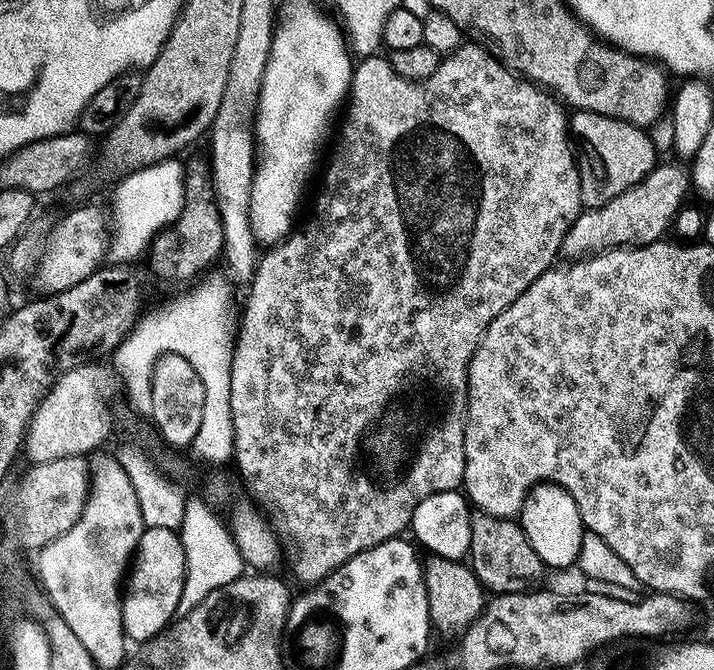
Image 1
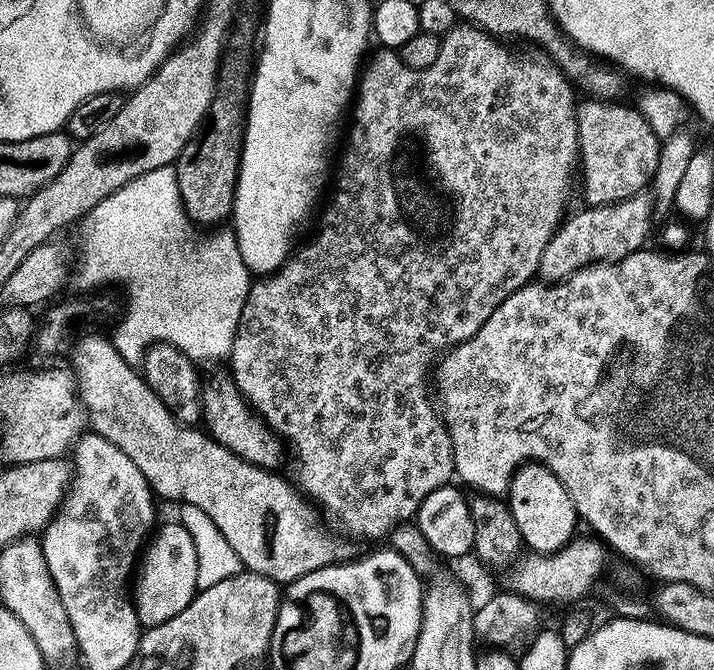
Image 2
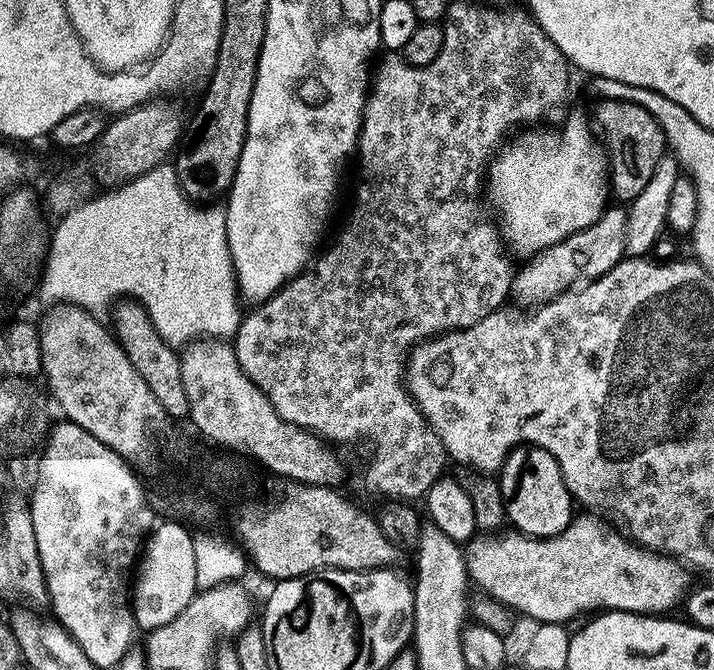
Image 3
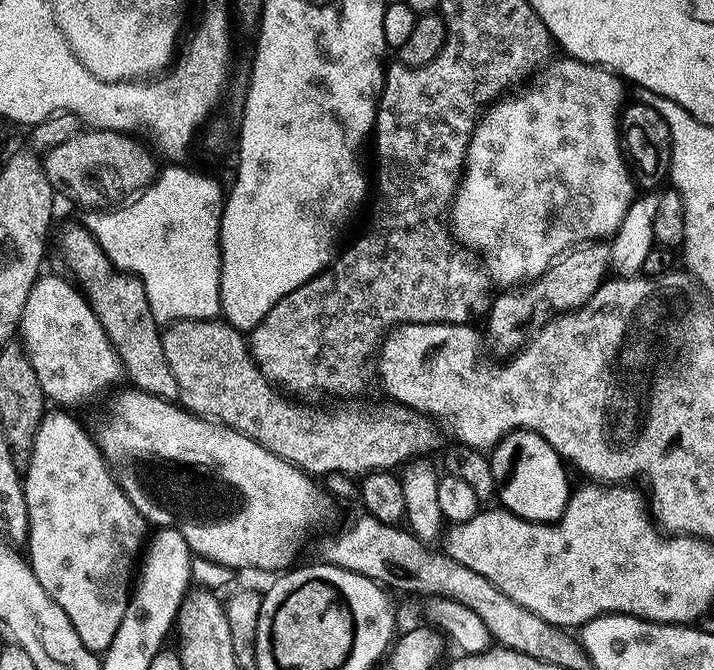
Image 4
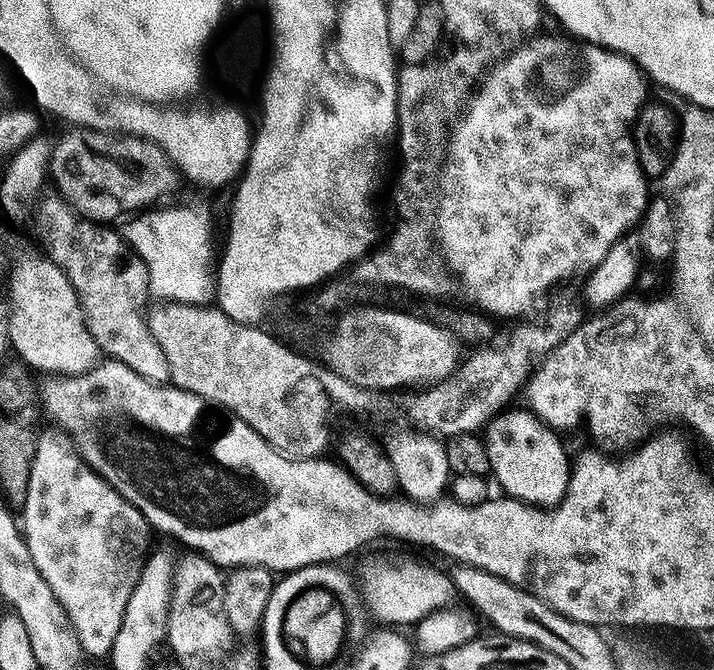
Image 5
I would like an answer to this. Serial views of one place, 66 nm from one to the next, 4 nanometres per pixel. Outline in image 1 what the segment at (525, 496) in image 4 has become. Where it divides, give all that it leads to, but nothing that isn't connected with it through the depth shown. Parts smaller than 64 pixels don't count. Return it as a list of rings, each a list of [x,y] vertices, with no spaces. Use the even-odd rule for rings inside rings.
[[[547,482],[536,484],[526,494],[518,523],[530,546],[534,546],[534,554],[538,554],[549,569],[572,568],[577,563],[585,526],[574,498],[566,489]]]

